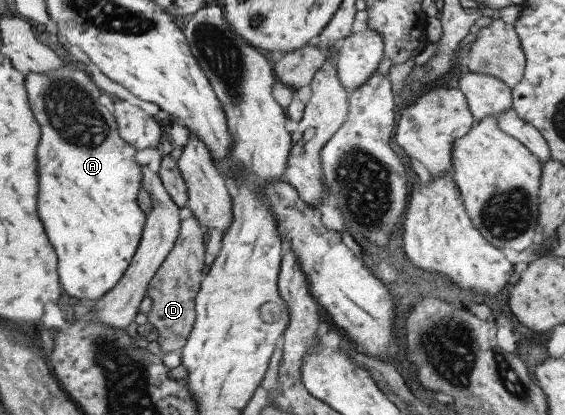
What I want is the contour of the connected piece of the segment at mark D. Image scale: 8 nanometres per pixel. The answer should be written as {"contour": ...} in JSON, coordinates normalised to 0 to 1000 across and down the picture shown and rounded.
{"contour":[[[345,520],[331,523],[319,533],[319,549],[313,576],[276,658],[267,670],[257,696],[257,713],[267,718],[271,737],[257,754],[260,773],[278,798],[278,827],[288,855],[297,846],[319,846],[327,829],[327,819],[343,781],[343,716],[354,694],[358,675],[356,646],[363,593],[359,571],[366,561],[361,557]]]}

